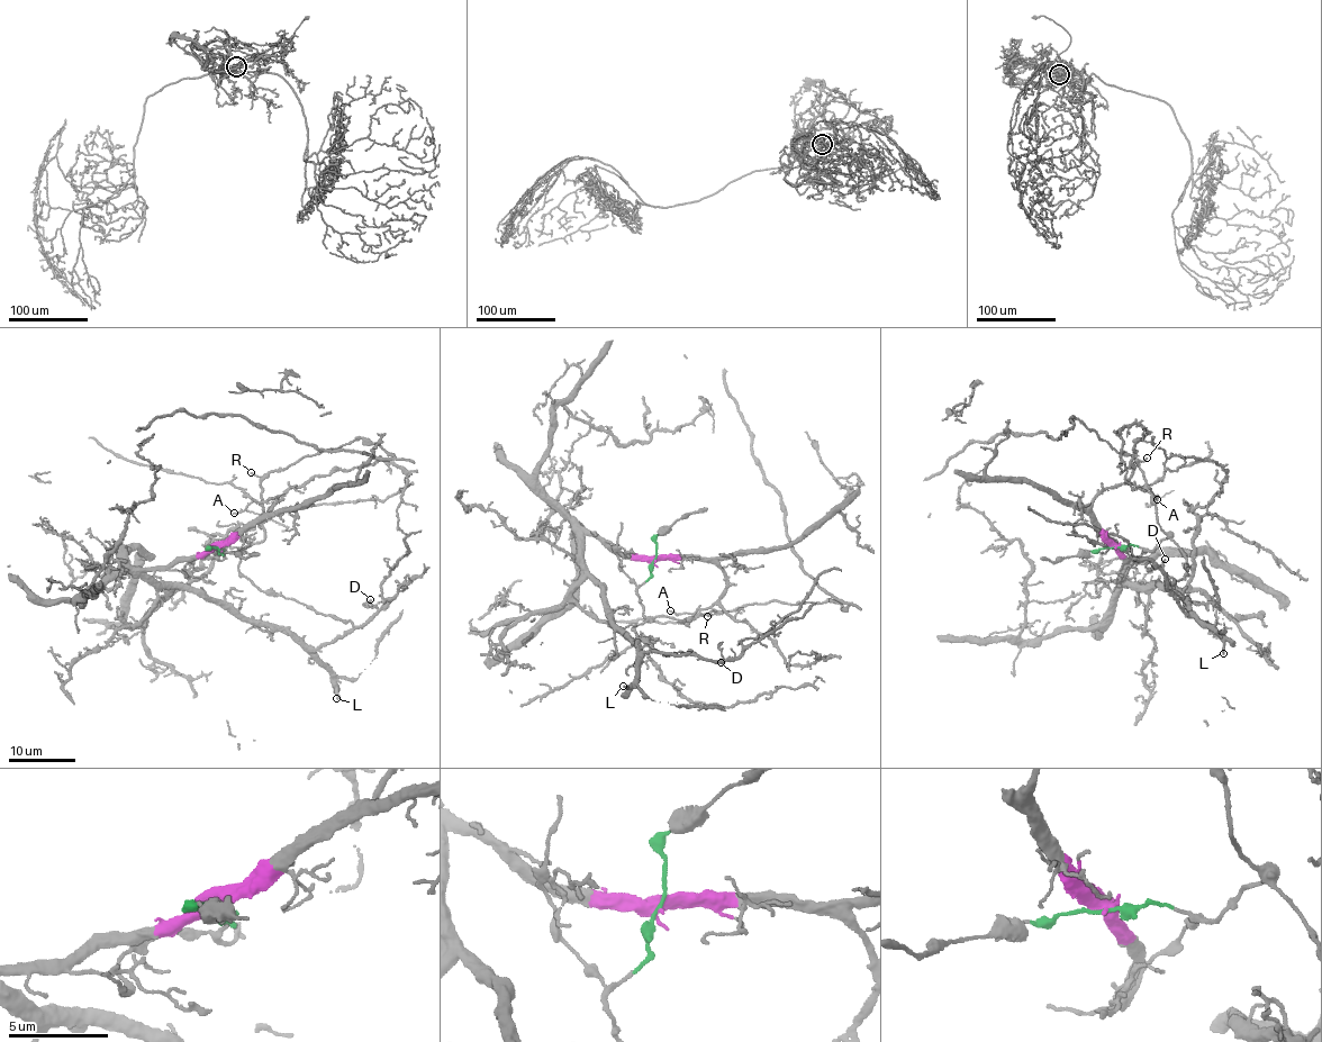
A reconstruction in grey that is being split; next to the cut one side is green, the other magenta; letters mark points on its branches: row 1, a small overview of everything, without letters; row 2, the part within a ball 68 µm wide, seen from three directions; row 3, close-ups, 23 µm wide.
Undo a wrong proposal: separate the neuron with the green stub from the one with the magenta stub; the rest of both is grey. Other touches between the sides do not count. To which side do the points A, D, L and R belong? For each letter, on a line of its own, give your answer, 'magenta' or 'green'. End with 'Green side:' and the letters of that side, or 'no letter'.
A: magenta
D: magenta
L: magenta
R: green
Green side: R

